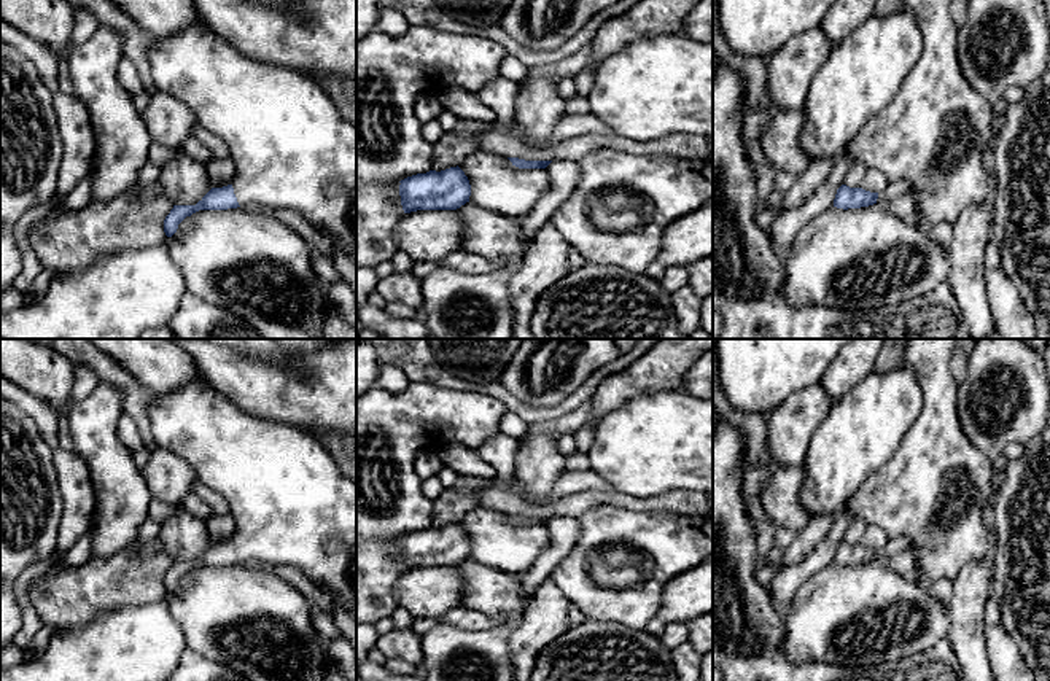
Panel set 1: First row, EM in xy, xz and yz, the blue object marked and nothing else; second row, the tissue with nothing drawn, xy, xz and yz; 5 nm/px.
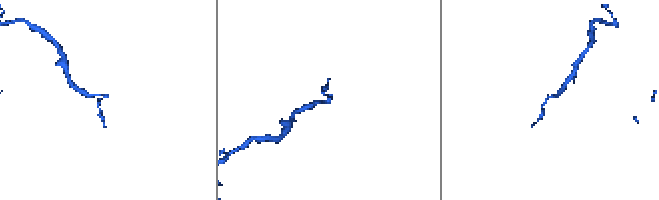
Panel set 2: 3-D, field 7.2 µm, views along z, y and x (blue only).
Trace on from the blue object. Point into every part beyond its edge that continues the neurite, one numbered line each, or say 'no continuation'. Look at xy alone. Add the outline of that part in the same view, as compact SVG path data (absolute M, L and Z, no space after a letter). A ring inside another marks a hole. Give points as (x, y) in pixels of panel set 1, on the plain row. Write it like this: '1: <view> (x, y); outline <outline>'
1: xy (291, 505); outline M191 383L175 391L151 395L150 425L154 444L185 460L197 481L218 492L235 523L231 538L240 563L264 562L270 570L290 565L315 586L328 587L356 621L356 485L344 476L325 446L285 422L256 417L240 409L208 383Z

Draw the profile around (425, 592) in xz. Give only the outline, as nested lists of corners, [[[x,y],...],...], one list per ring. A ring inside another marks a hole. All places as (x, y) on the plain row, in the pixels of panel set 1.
[[[457,566],[410,568],[398,579],[393,595],[414,619],[444,617],[461,605],[461,573]]]

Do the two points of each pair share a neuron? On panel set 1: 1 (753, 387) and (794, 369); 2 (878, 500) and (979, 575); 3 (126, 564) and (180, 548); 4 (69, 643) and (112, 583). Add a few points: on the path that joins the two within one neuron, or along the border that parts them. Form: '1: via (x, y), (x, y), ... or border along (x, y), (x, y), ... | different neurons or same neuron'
1: via (762, 377), (770, 369), (785, 369) | same neuron
2: border along (983, 557), (969, 560), (952, 581) | different neurons
3: border along (156, 537), (163, 549), (174, 560) | different neurons
4: border along (113, 610), (99, 613), (77, 629), (54, 634) | different neurons

